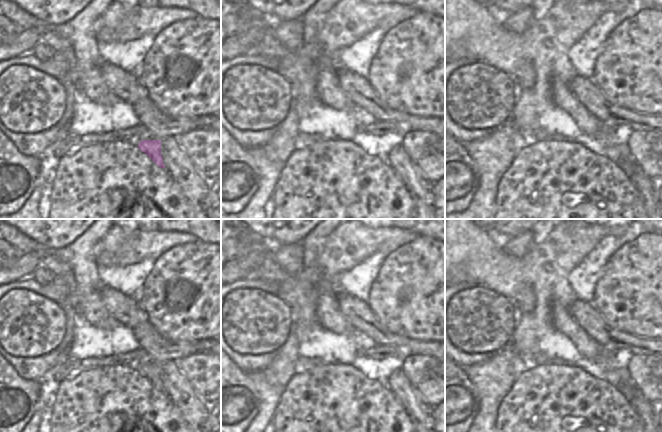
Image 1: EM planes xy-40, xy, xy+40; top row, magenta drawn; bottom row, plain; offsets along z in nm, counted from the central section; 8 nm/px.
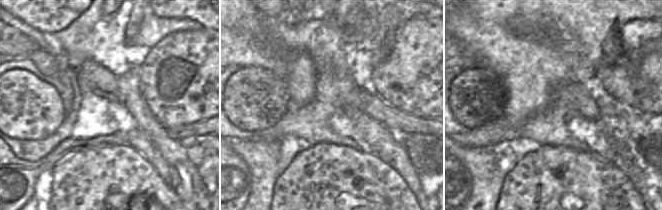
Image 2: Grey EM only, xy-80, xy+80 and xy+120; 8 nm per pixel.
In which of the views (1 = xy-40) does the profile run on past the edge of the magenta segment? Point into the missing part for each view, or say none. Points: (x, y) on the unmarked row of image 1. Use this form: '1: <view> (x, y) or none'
1: none

